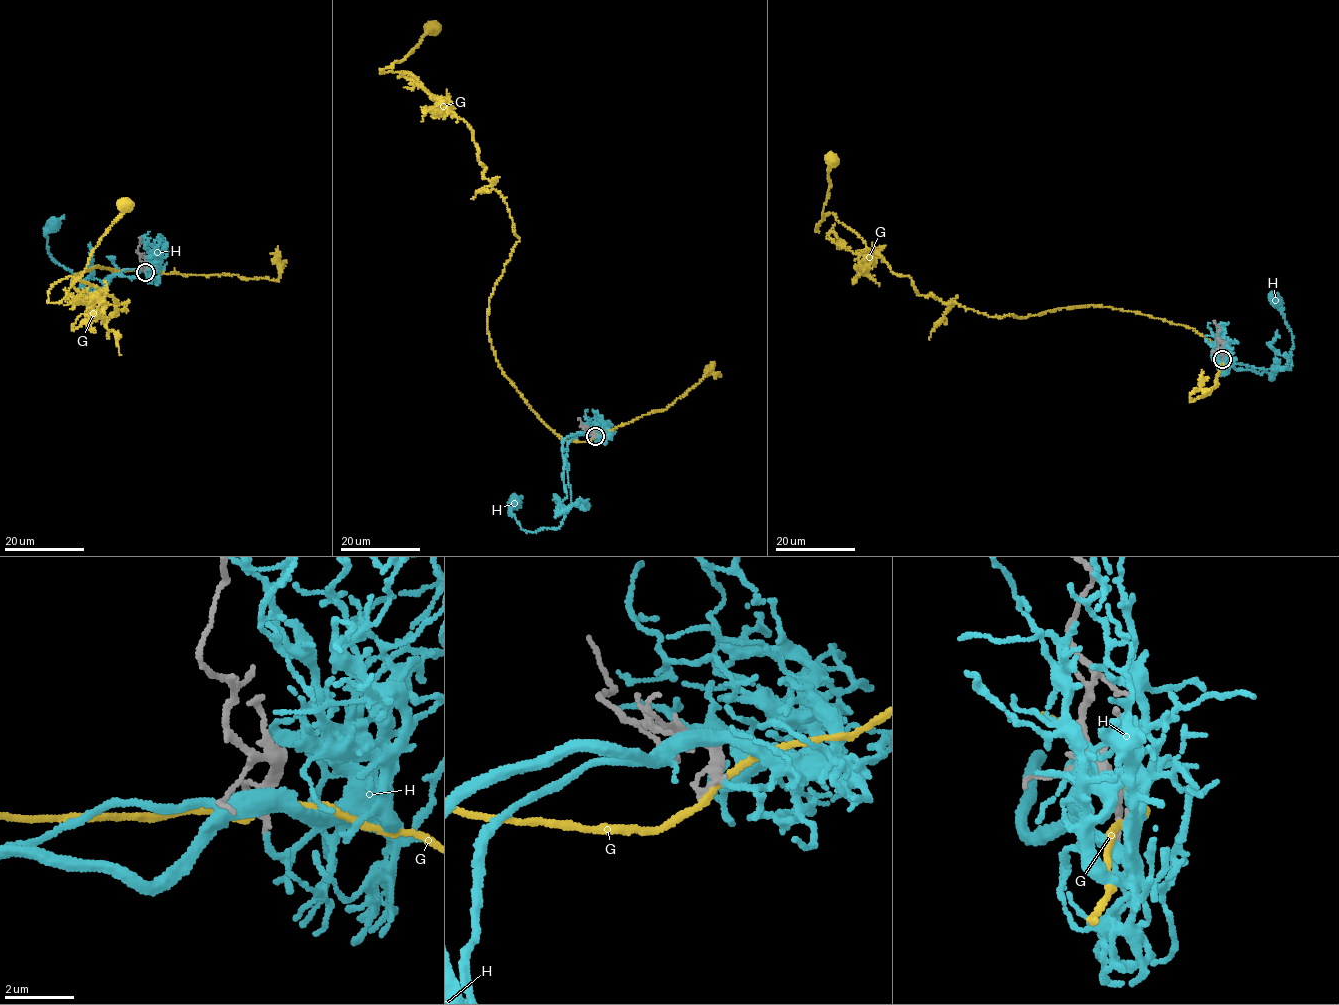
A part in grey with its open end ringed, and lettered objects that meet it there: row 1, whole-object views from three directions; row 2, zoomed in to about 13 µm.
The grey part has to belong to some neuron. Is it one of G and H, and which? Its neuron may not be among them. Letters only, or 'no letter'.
H

